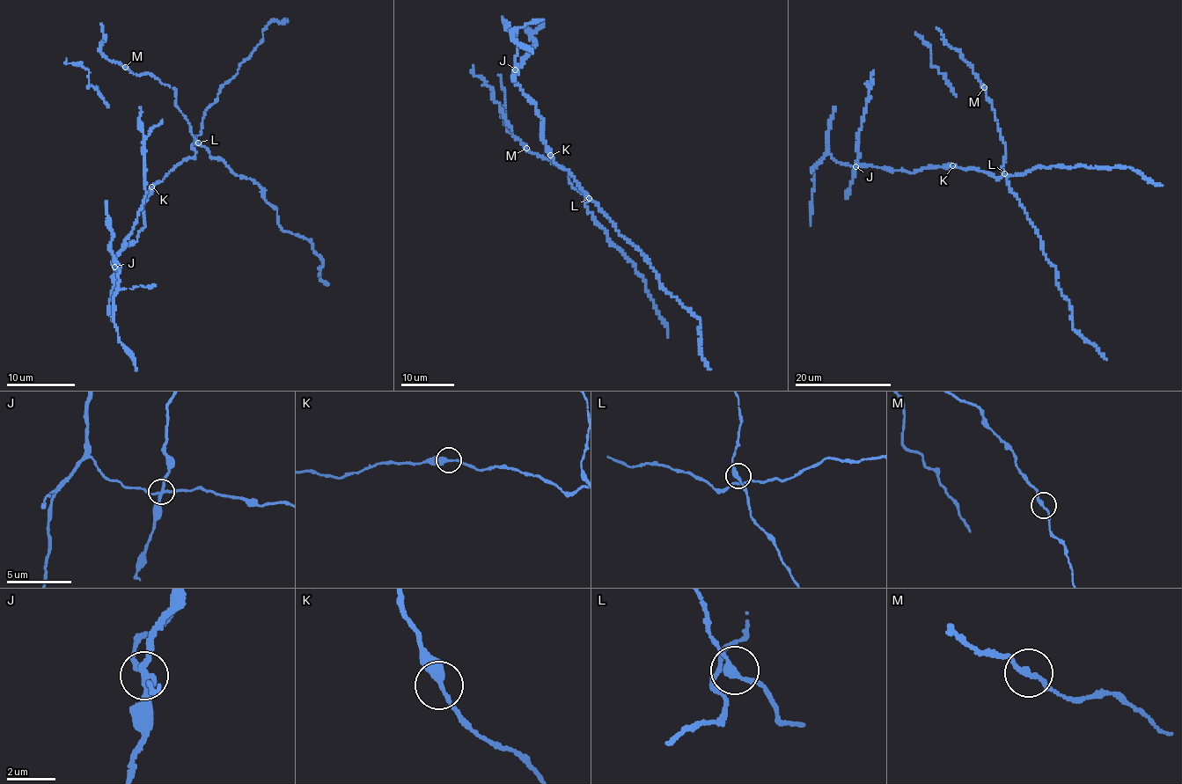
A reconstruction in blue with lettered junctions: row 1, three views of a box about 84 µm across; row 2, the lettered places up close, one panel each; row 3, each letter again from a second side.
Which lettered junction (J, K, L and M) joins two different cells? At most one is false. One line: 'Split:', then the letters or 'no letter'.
Split: J

